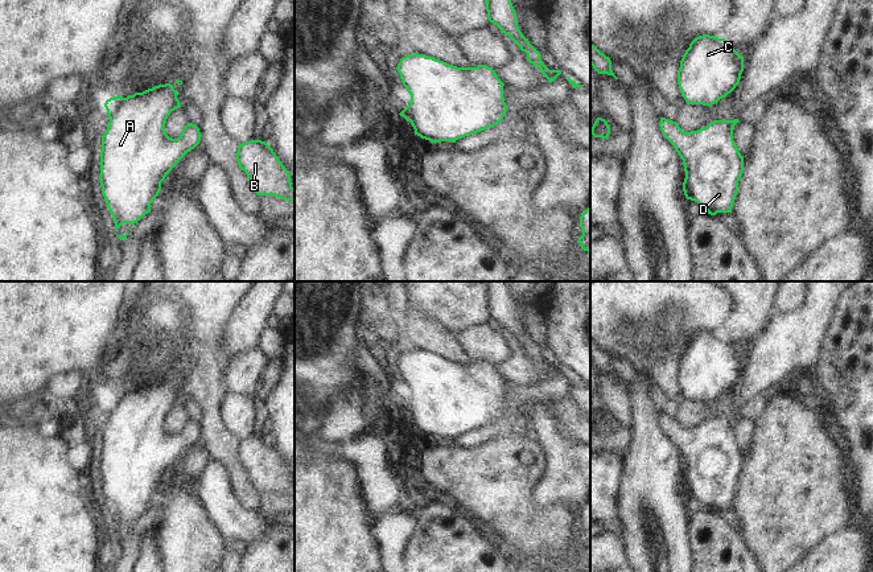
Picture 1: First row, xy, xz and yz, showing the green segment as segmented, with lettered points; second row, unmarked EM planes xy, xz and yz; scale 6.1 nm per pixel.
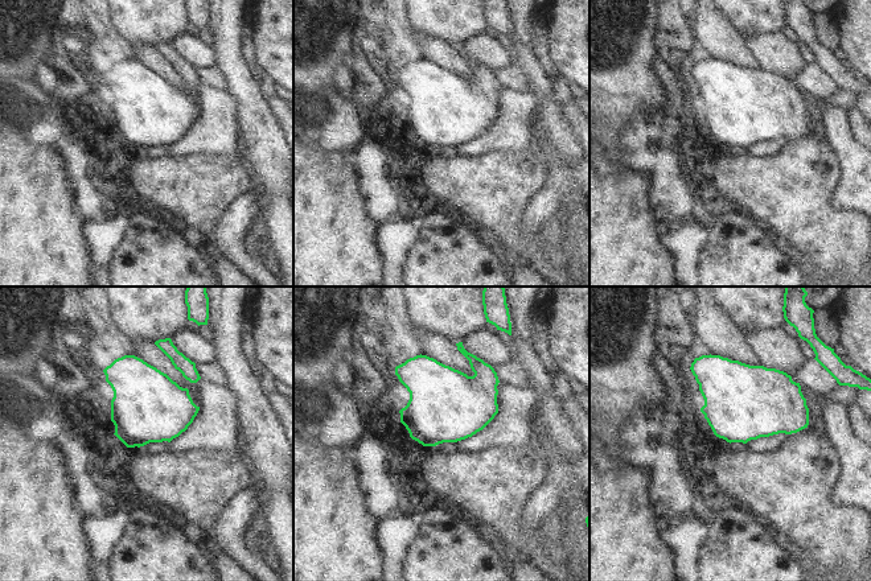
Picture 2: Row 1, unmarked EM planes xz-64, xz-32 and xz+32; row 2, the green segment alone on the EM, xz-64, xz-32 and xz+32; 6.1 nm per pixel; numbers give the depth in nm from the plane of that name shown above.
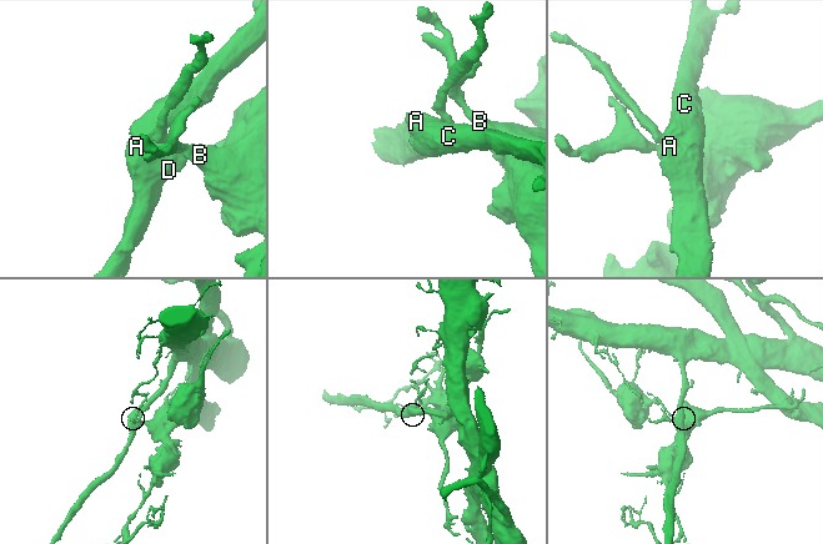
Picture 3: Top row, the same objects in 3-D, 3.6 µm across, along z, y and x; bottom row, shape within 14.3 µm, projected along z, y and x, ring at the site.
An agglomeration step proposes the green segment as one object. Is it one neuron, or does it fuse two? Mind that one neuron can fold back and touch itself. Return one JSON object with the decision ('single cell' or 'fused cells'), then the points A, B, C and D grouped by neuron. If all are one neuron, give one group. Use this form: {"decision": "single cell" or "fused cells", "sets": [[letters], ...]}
{"decision": "single cell", "sets": [["A", "B", "C", "D"]]}

